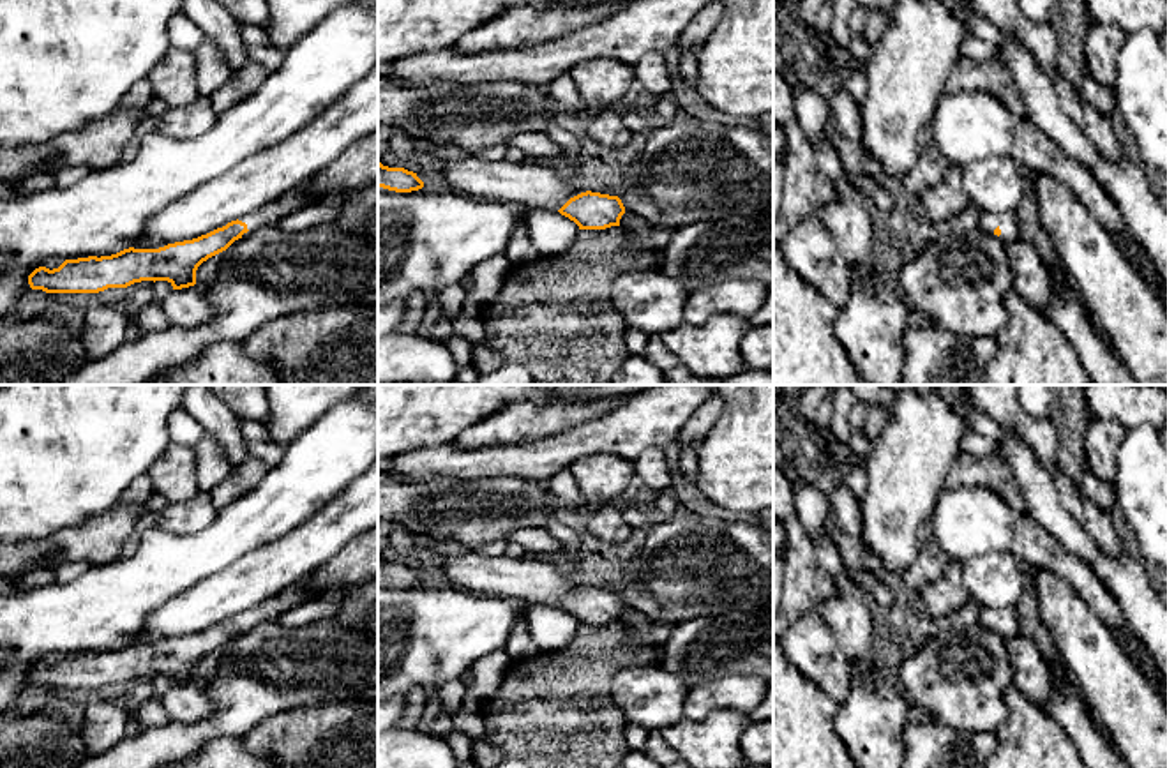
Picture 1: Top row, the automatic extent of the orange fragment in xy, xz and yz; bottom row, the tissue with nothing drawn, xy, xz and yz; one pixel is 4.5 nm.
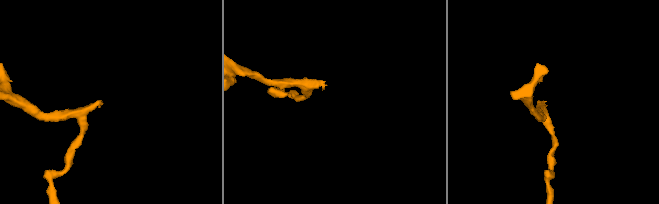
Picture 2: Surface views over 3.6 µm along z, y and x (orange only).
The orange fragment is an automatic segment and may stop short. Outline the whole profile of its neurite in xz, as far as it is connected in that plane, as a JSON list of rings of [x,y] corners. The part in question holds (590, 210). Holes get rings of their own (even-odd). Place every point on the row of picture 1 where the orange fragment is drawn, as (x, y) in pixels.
[[[586,191],[570,198],[558,212],[579,230],[606,230],[620,226],[625,207],[618,196]]]

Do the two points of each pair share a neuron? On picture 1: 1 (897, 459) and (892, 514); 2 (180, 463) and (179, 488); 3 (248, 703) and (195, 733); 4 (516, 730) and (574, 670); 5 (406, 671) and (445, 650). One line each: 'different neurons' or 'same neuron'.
1: same neuron
2: same neuron
3: same neuron
4: same neuron
5: same neuron

